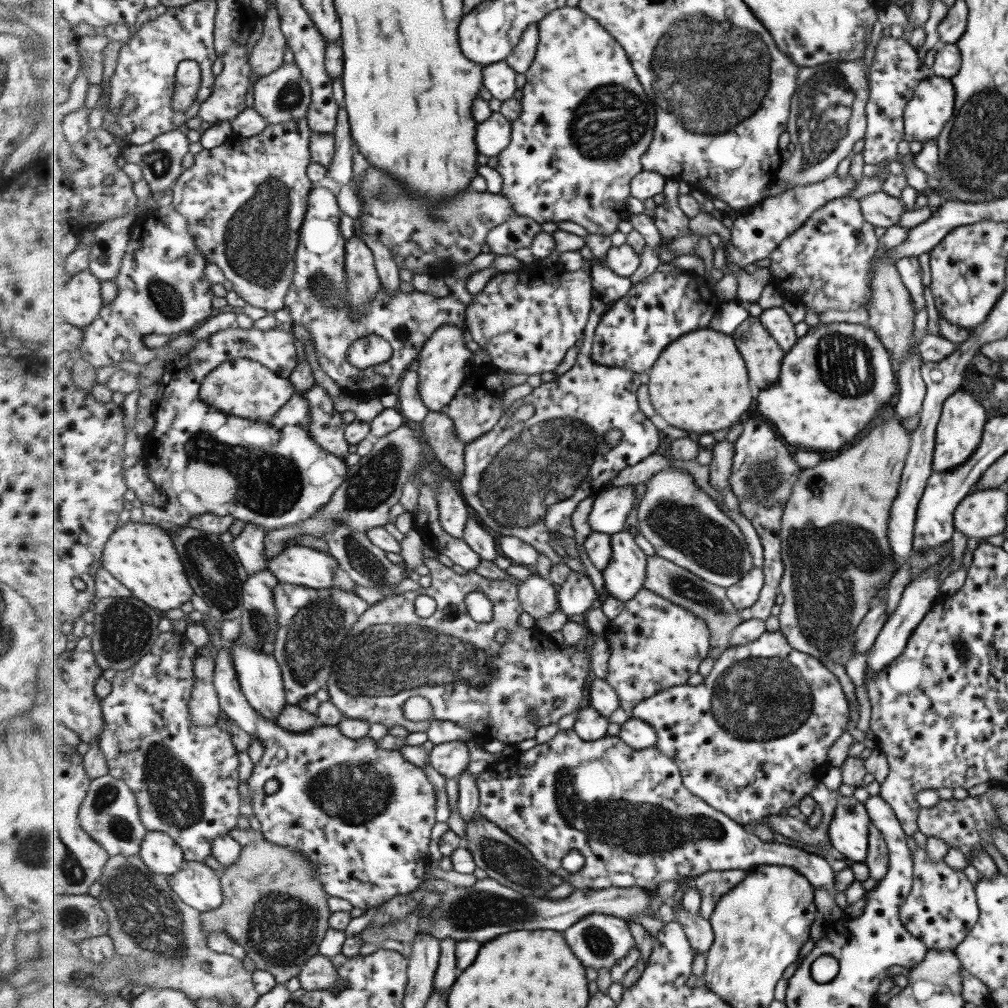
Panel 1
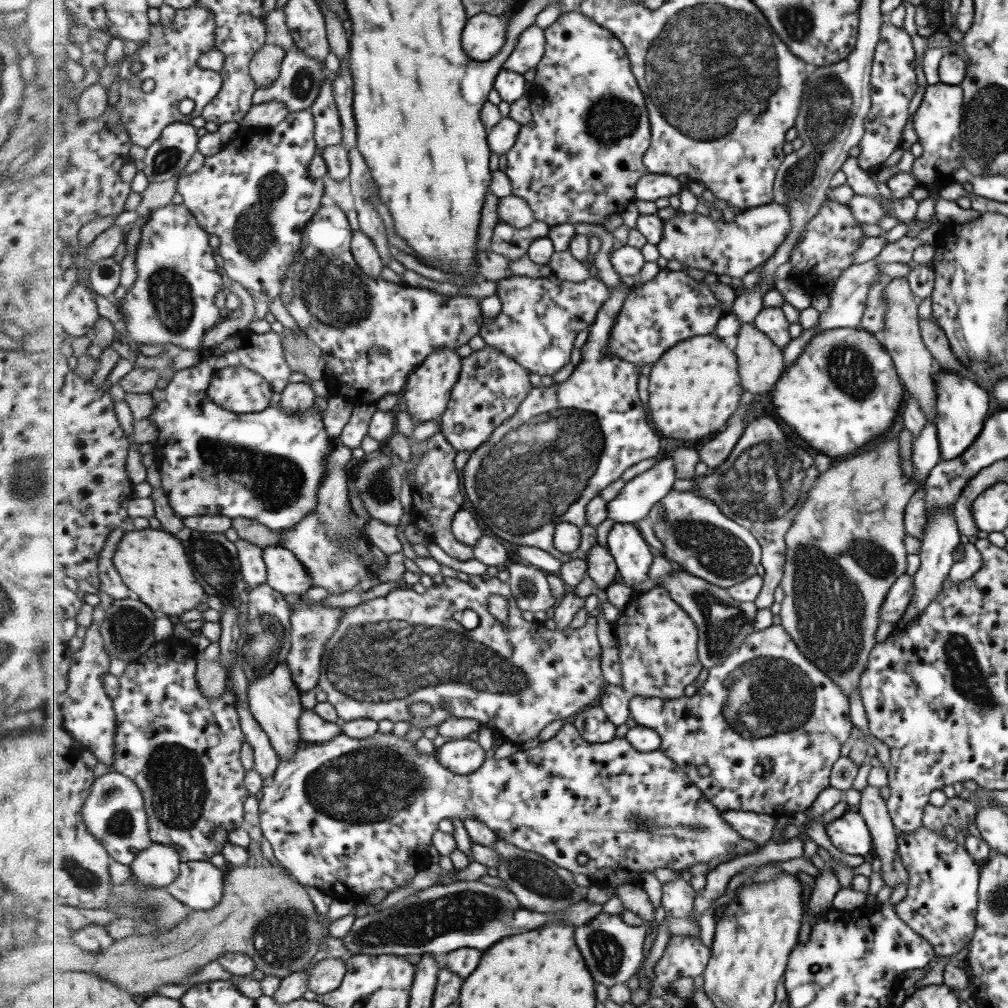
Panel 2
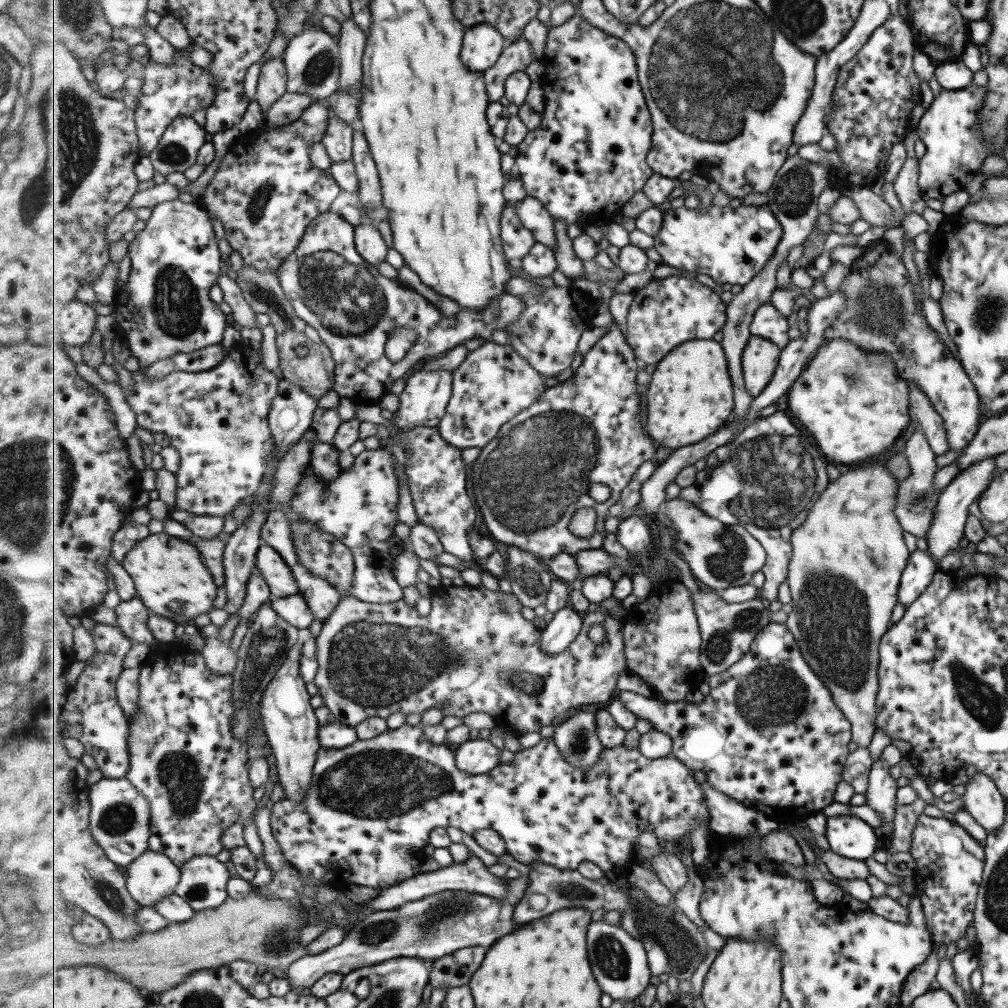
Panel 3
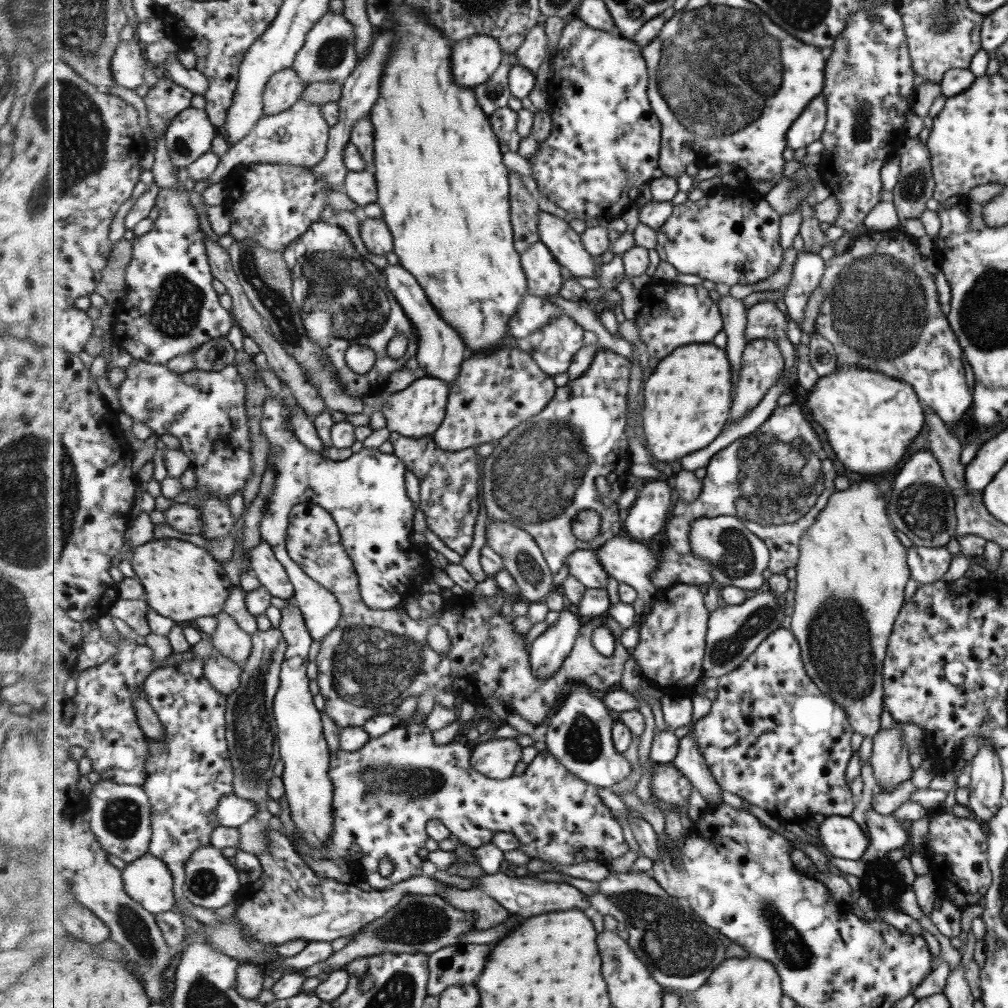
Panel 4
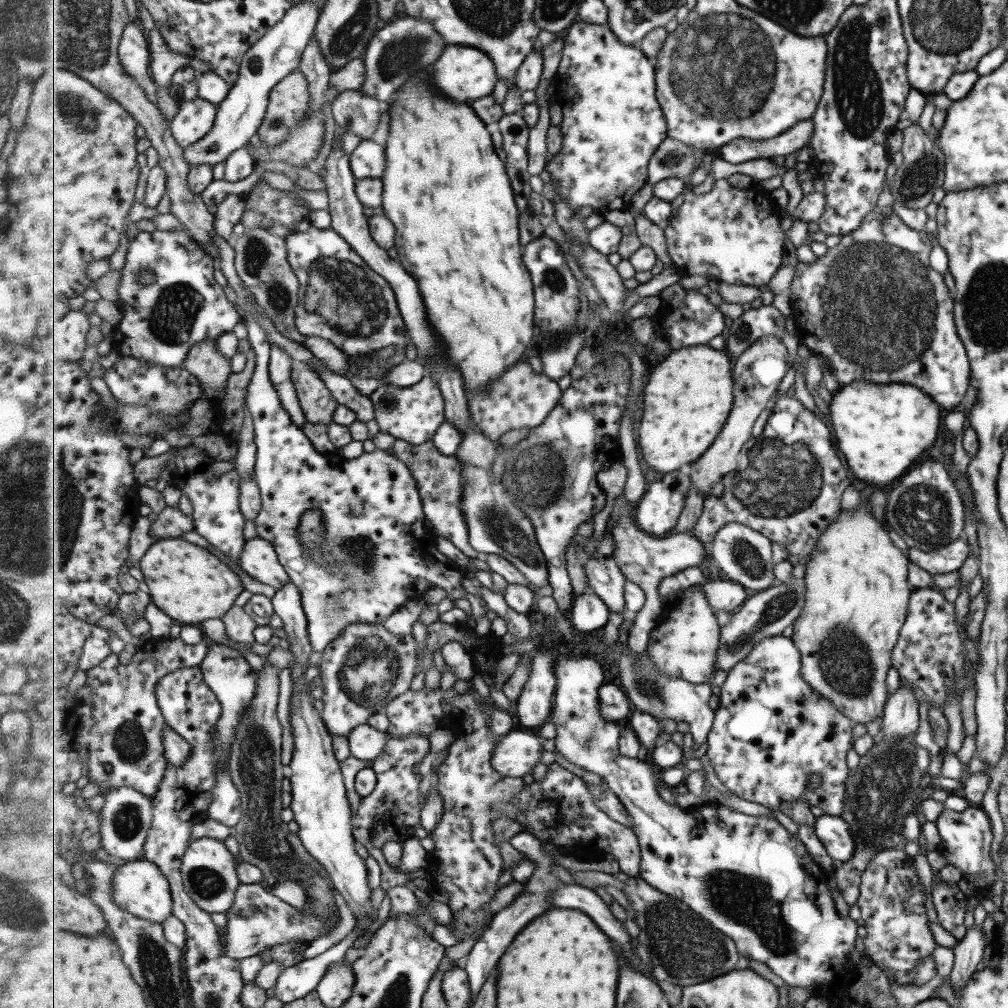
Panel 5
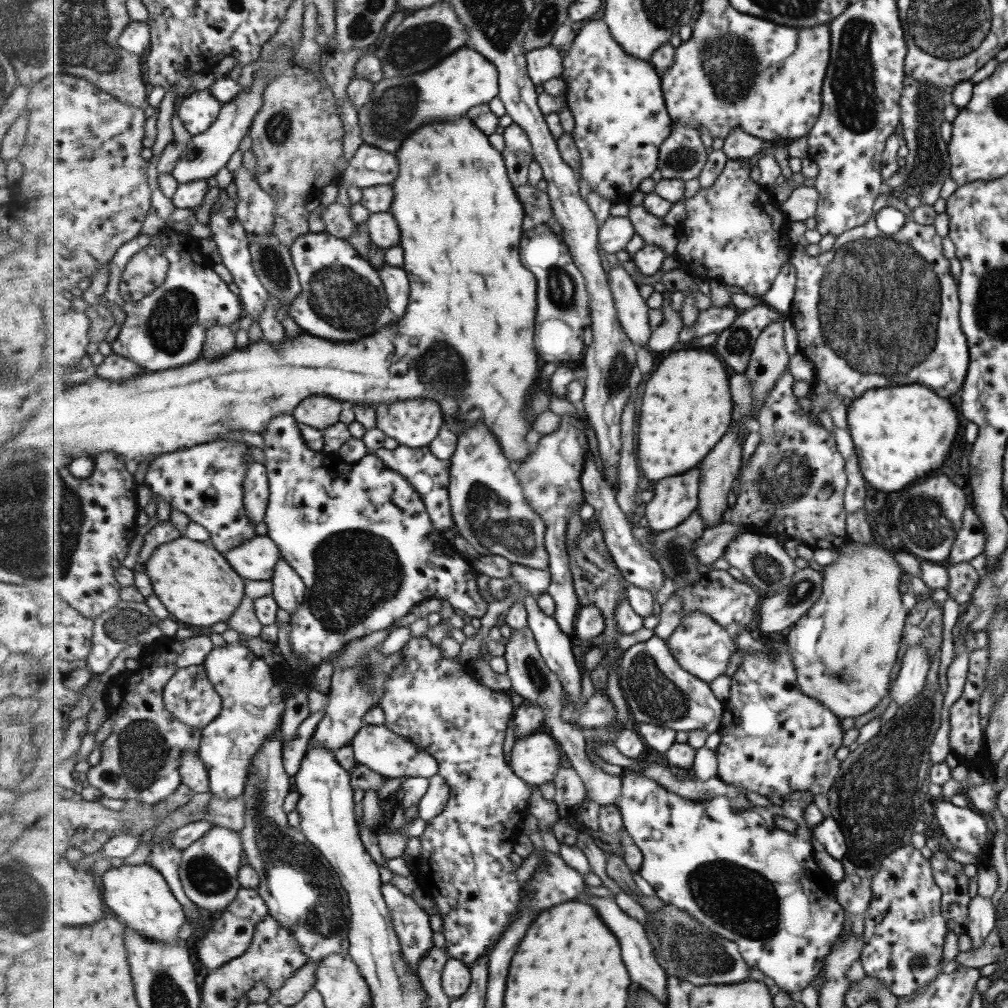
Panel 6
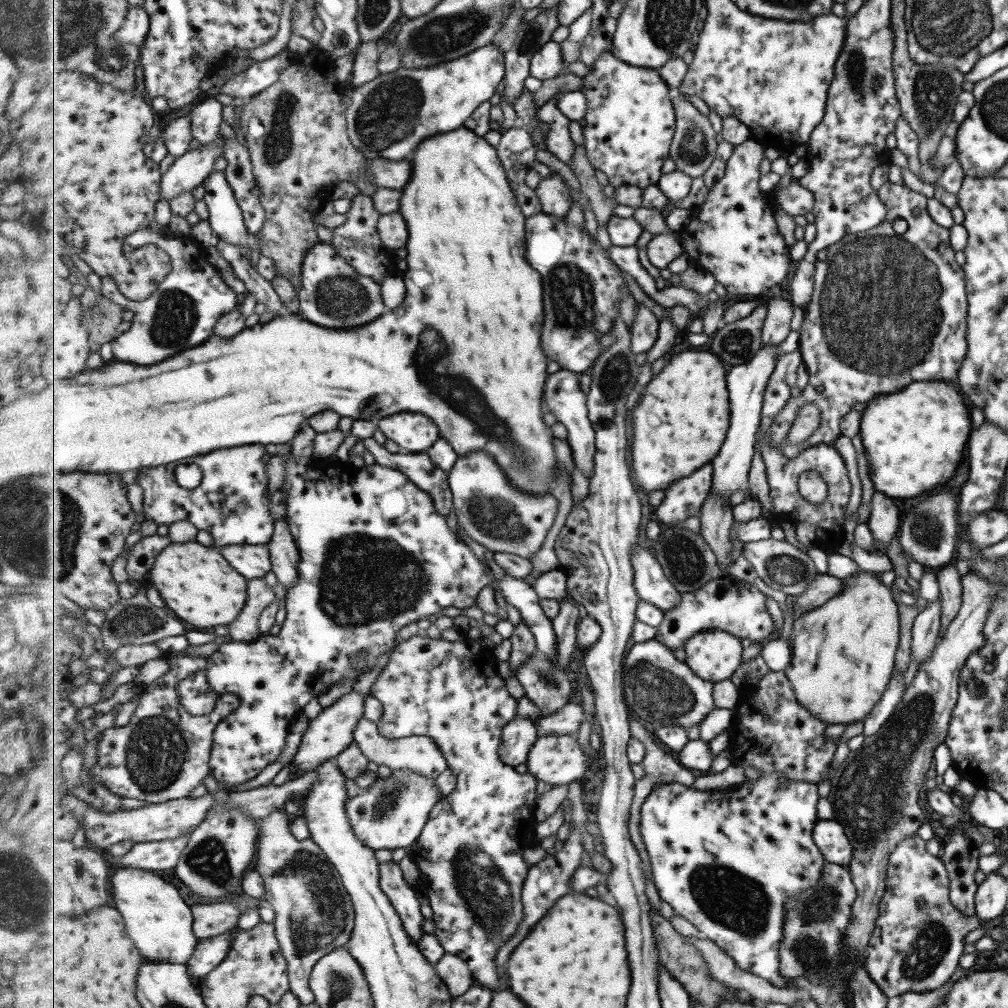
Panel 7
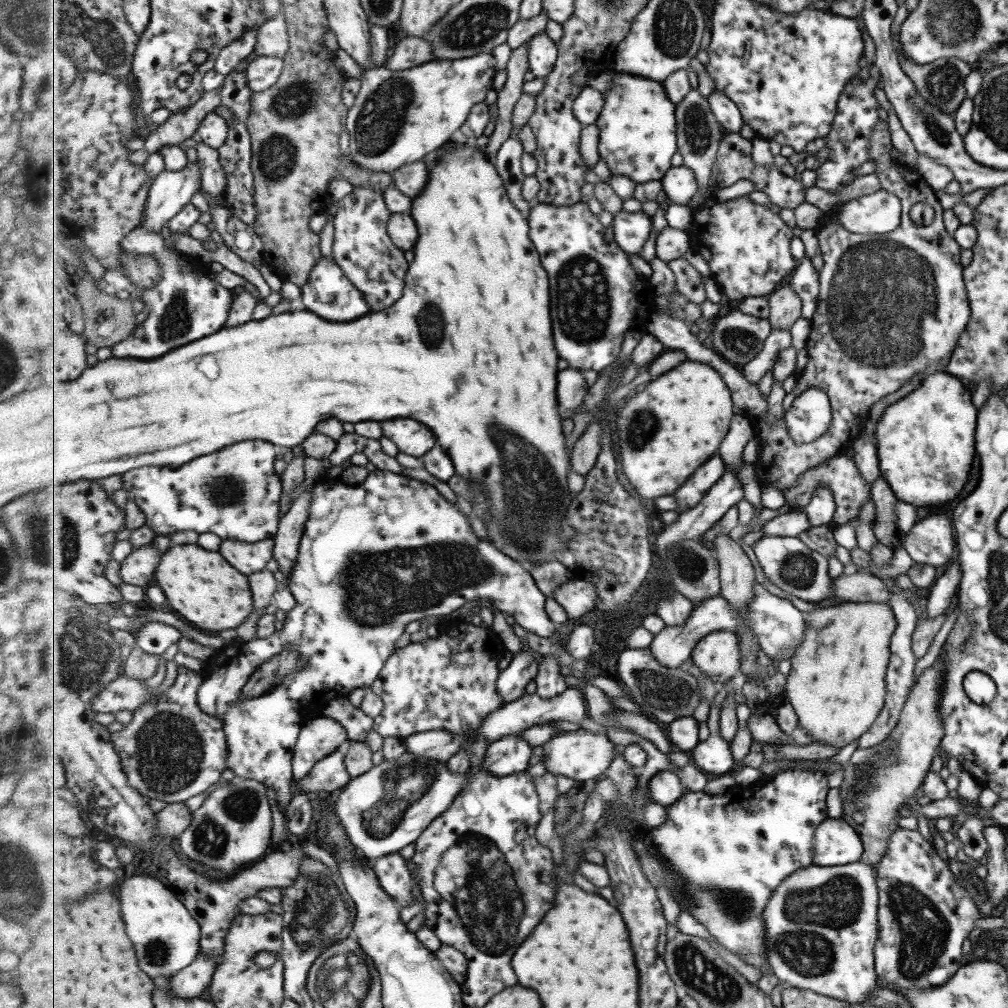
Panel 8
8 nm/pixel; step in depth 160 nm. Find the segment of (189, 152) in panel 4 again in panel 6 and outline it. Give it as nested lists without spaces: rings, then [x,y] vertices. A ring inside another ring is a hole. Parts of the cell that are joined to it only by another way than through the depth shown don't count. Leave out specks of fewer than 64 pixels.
[[[201,90],[182,100],[178,117],[191,135],[200,135],[218,120],[223,106],[224,103],[217,100],[211,90]]]

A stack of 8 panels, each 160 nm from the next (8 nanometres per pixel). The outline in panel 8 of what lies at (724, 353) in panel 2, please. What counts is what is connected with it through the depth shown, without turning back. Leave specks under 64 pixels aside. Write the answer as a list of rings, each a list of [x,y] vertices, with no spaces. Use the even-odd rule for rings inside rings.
[[[685,360],[681,366],[657,378],[657,384],[649,384],[649,388],[641,392],[641,396],[637,394],[635,398],[624,401],[625,405],[619,411],[619,448],[620,455],[623,456],[625,481],[635,487],[645,499],[673,496],[687,482],[687,478],[695,474],[699,466],[703,466],[713,454],[717,454],[737,414],[731,389],[725,381],[713,365]]]

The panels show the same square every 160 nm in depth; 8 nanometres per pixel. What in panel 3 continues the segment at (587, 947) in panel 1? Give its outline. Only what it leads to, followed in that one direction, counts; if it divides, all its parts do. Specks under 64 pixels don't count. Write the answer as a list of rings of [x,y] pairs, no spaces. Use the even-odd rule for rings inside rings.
[[[604,919],[593,921],[589,927],[587,944],[591,944],[591,964],[595,964],[595,978],[599,980],[603,992],[607,992],[613,1000],[633,1002],[647,990],[649,984],[655,983],[646,944],[631,936],[627,929],[607,924]]]

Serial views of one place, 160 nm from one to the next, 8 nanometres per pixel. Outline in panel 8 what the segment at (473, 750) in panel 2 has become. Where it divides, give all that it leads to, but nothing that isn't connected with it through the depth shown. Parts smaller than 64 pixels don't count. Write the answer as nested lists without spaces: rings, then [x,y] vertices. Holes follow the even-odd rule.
[[[577,729],[576,731],[565,731],[552,738],[549,742],[542,745],[542,764],[545,766],[547,772],[551,774],[562,774],[567,778],[572,778],[576,782],[591,780],[594,778],[600,780],[605,777],[607,769],[610,768],[614,759],[614,754],[619,751],[619,746],[614,744],[607,738],[607,736],[600,733],[593,733],[591,730]]]

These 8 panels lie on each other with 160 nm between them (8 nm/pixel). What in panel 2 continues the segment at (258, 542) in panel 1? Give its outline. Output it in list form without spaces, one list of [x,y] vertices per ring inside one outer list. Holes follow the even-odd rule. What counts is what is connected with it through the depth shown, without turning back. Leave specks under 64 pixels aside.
[[[240,538],[236,541],[236,546],[247,590],[257,590],[259,586],[268,582],[268,572],[263,558],[264,549]]]

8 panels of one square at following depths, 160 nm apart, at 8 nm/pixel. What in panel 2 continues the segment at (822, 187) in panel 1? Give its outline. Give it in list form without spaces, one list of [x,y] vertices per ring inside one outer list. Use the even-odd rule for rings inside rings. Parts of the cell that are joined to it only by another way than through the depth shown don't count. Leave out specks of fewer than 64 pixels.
[[[775,201],[744,209],[731,223],[679,209],[676,216],[665,221],[664,237],[658,249],[665,259],[677,260],[699,274],[709,272],[716,276],[727,274],[733,278],[743,278],[753,268],[763,266],[779,250],[793,227],[790,208]]]

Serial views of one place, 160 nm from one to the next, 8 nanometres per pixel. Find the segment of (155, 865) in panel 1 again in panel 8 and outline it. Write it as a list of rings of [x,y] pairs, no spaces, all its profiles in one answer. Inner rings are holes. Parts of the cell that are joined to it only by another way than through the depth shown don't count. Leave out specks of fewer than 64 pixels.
[[[129,874],[131,878],[125,878],[119,890],[119,898],[123,904],[123,918],[127,920],[127,934],[131,936],[137,952],[139,952],[139,964],[143,964],[143,970],[155,980],[160,976],[173,977],[183,968],[187,968],[202,952],[202,927],[198,920],[190,913],[175,891],[172,891],[165,883],[146,875]]]

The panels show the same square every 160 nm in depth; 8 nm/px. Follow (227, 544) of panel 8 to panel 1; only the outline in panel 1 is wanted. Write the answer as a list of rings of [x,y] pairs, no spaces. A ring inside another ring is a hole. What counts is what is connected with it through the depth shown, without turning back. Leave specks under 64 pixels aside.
[[[299,544],[268,562],[268,569],[279,579],[278,584],[295,584],[317,590],[333,587],[339,566],[338,558],[331,553]]]

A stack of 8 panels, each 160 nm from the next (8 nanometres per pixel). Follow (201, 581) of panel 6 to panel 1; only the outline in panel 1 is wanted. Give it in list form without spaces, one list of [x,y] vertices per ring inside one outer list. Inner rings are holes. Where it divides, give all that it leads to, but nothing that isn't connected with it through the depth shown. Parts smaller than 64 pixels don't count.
[[[127,522],[120,524],[117,532],[107,542],[104,554],[104,567],[118,578],[139,598],[152,608],[169,612],[193,600],[193,585],[185,572],[177,548],[169,532],[155,524]]]

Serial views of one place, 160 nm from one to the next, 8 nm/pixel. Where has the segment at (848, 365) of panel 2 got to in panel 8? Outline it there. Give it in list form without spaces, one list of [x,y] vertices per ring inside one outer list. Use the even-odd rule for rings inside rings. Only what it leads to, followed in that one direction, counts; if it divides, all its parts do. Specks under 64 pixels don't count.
[[[943,371],[923,376],[917,388],[883,410],[876,420],[874,438],[880,476],[896,500],[915,507],[941,504],[955,498],[967,482],[973,460],[973,430],[978,409],[972,405],[972,386]]]

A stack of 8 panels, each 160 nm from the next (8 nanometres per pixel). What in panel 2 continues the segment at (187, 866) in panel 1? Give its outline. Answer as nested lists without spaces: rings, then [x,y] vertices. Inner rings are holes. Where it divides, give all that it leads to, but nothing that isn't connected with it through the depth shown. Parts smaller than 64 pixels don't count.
[[[210,861],[182,862],[178,879],[166,889],[195,911],[207,911],[222,902],[225,881],[225,872]]]

